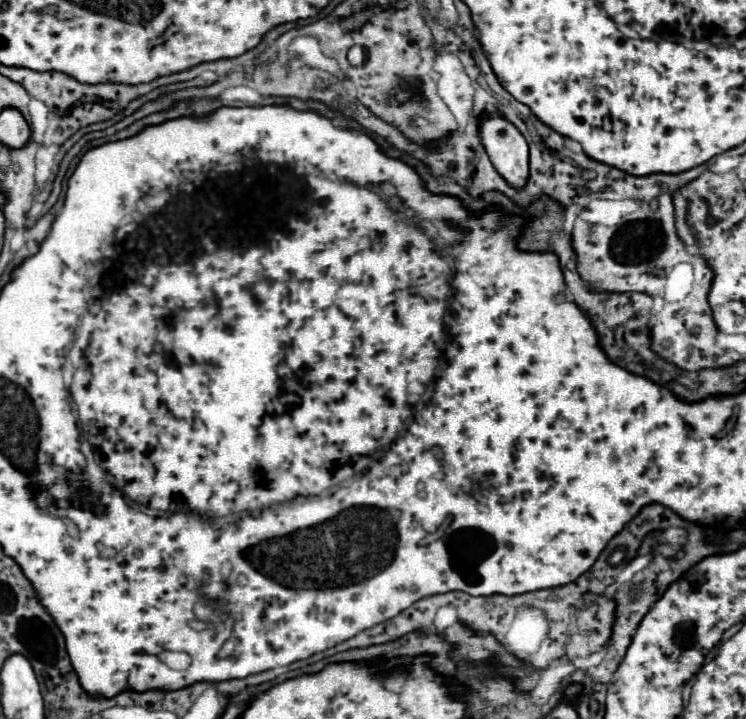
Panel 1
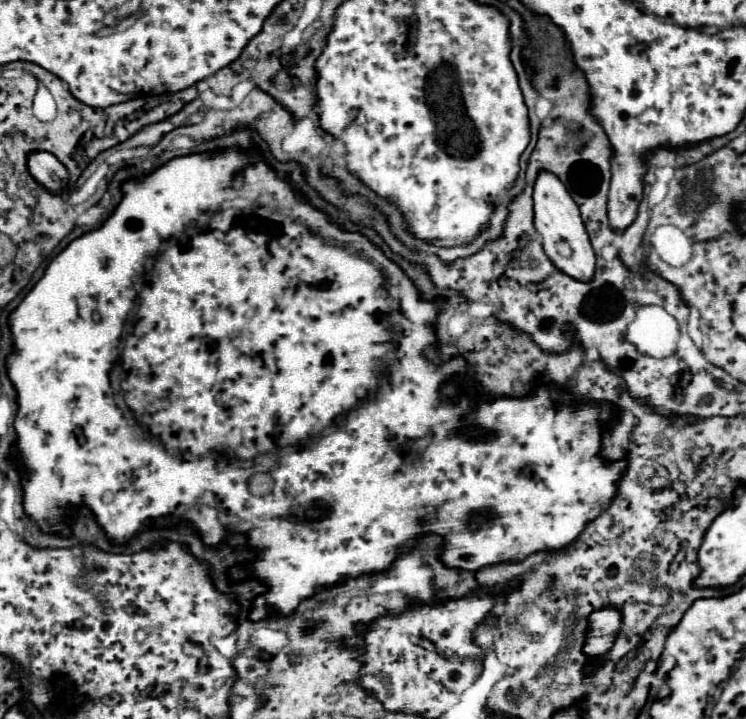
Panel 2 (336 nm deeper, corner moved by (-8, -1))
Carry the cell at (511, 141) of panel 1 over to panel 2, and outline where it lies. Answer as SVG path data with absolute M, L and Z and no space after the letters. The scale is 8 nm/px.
M539 173L535 191L533 191L533 201L535 201L535 229L543 239L543 249L551 263L565 275L589 283L595 273L595 257L591 249L591 241L587 237L587 231L583 229L583 221L579 217L579 207L575 205L573 197L567 193L565 185L553 175L553 173Z

